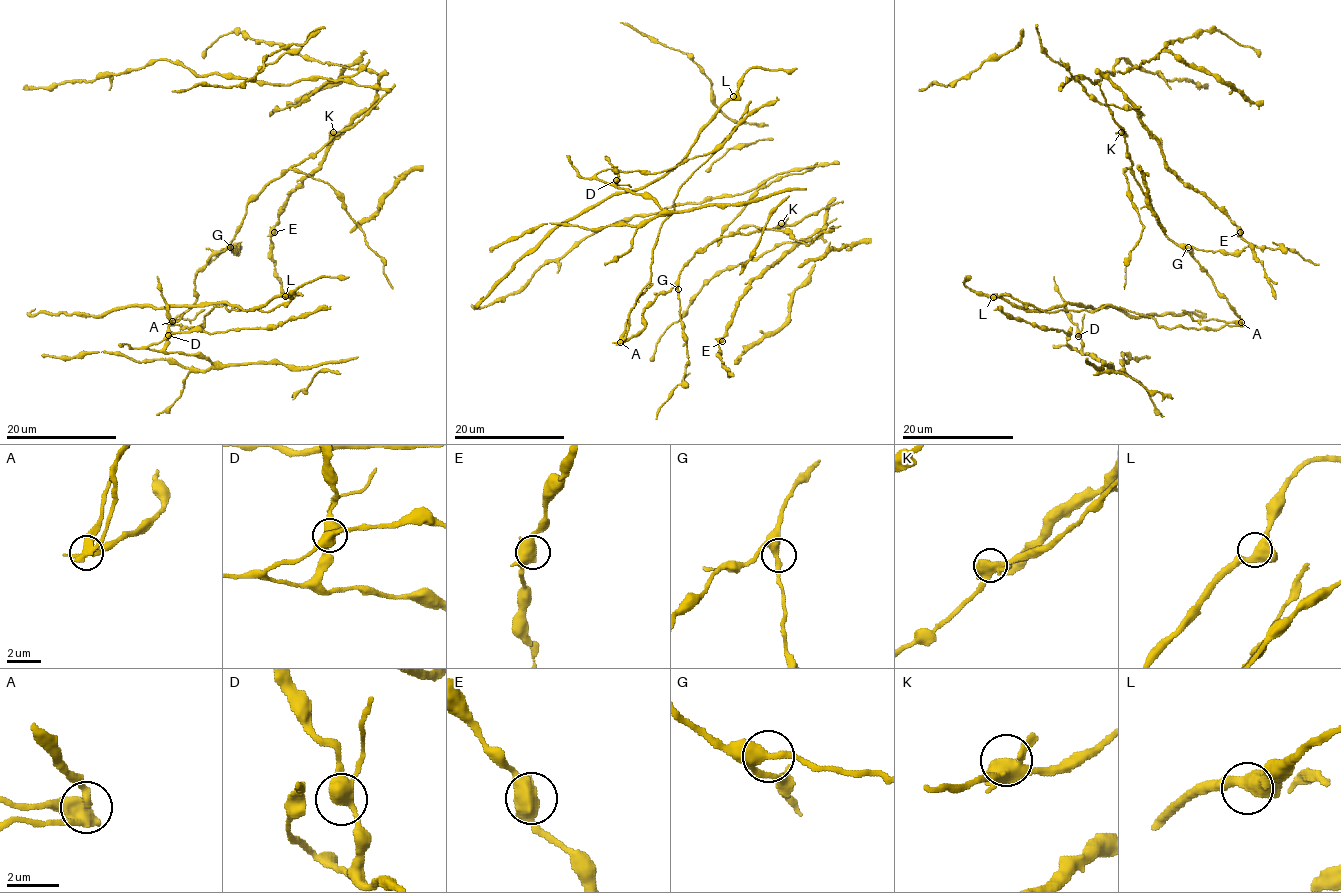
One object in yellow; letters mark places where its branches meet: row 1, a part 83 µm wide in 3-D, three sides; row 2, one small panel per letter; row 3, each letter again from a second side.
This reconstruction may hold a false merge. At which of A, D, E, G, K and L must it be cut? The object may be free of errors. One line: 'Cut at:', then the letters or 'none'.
Cut at: A

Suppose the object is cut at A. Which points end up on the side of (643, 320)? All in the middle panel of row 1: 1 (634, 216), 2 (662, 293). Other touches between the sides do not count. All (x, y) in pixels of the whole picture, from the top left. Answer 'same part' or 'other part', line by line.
1: same part
2: same part

